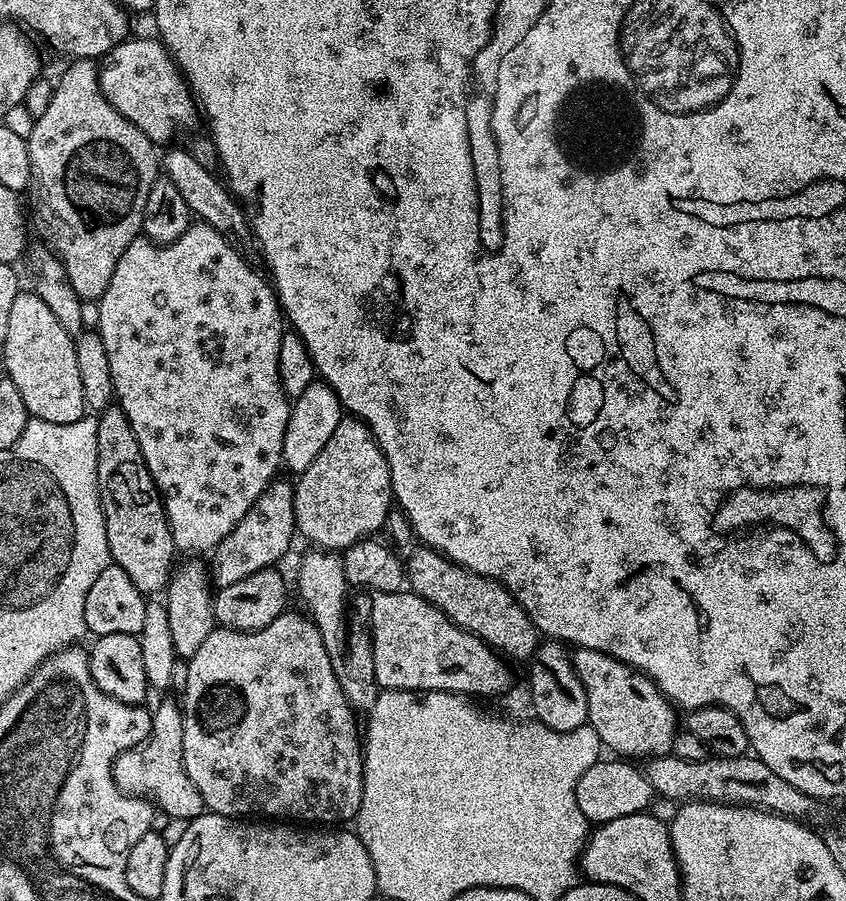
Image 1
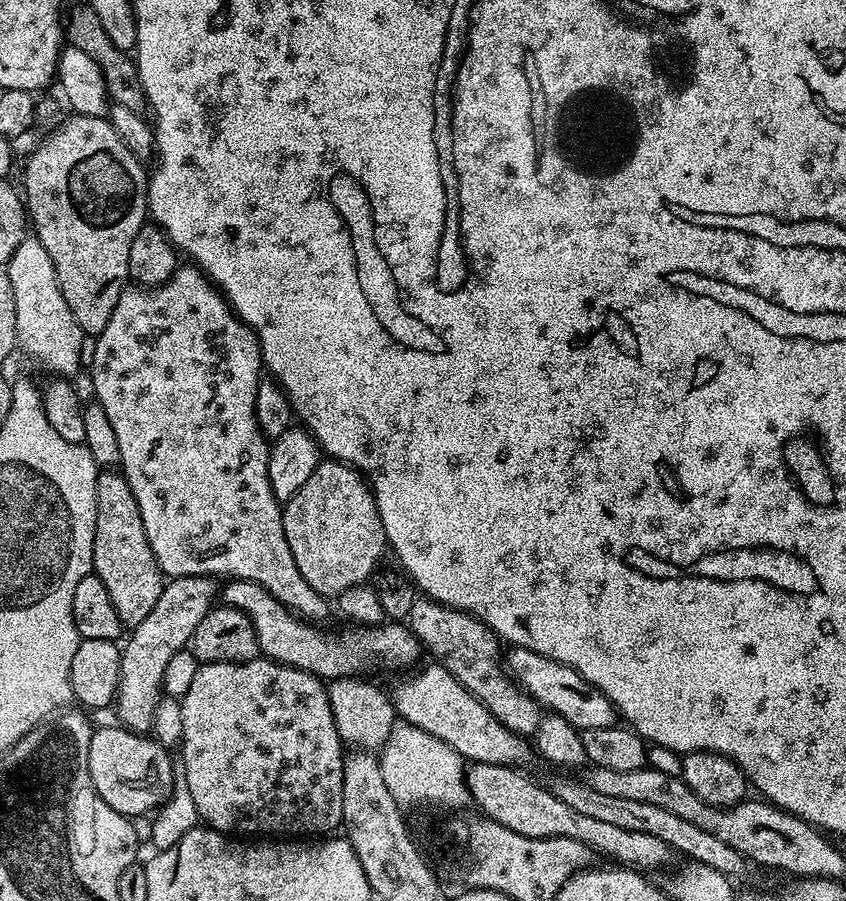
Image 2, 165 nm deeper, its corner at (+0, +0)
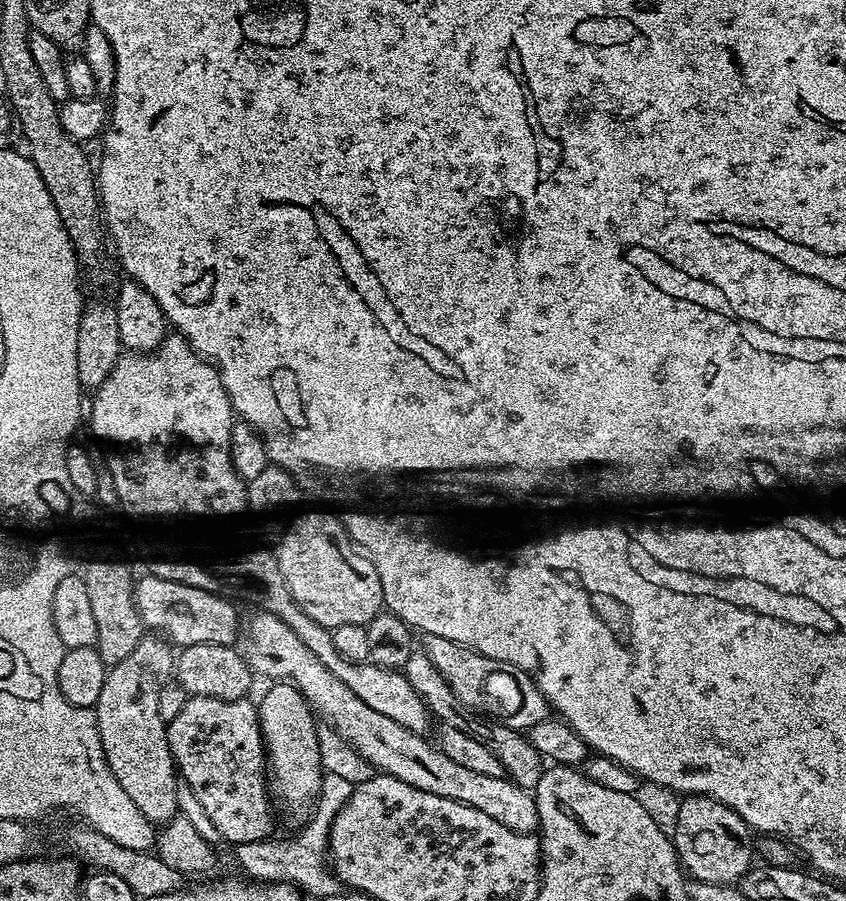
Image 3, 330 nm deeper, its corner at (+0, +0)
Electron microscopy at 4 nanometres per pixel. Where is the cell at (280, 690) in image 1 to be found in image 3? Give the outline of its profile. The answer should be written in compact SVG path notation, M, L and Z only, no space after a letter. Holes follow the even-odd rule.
M189 696L178 718L167 721L168 742L179 779L189 784L221 841L229 840L232 846L273 835L268 758L260 733L260 713L250 701Z

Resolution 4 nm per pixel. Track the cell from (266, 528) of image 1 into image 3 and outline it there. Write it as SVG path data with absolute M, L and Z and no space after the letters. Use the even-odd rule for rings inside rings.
M145 634L133 653L109 667L95 706L104 757L122 790L153 824L165 824L177 815L176 764L168 742L167 723L158 712L158 694L175 669L171 643L156 634Z

